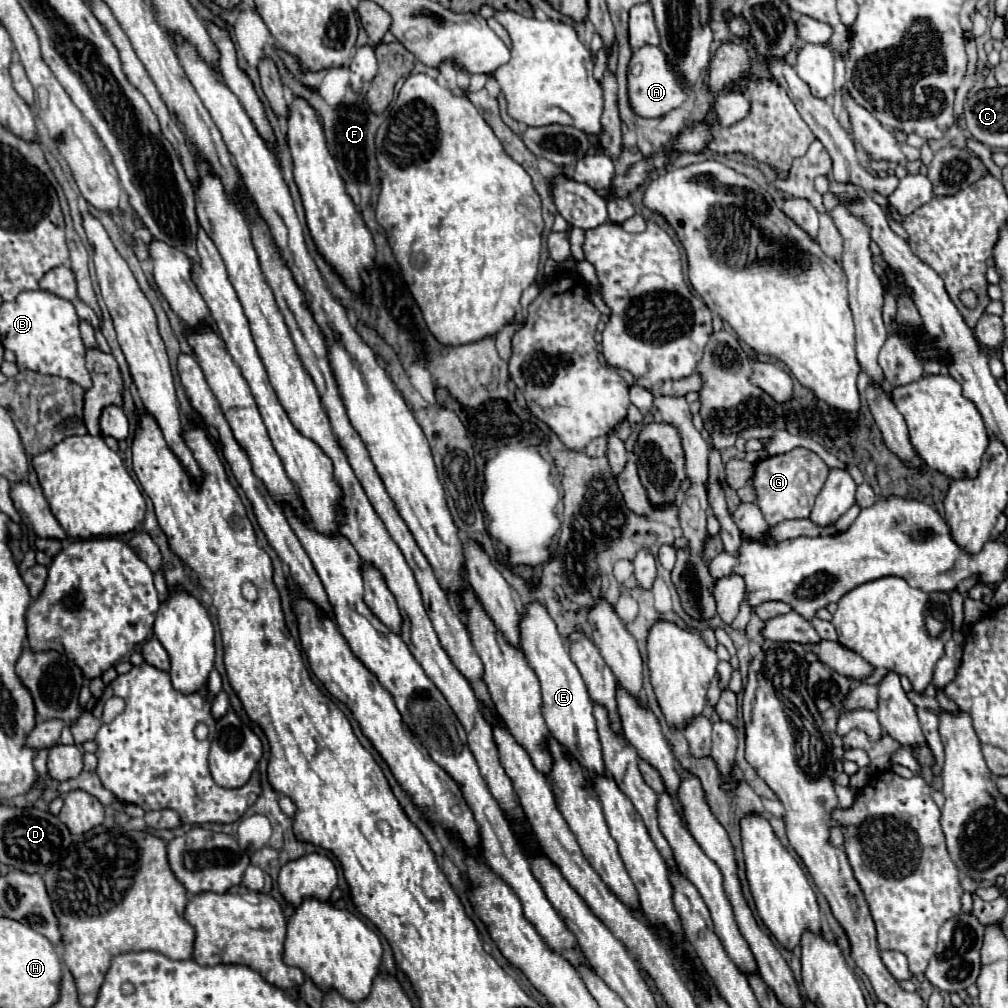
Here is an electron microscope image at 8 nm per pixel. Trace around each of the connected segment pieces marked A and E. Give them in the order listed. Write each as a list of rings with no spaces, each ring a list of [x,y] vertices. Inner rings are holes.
[[[645,45],[641,49],[635,49],[631,65],[637,65],[637,63],[641,63],[643,71],[639,75],[629,73],[629,101],[637,115],[663,117],[671,109],[677,109],[691,95],[691,87],[685,83],[685,79],[681,77],[677,67],[669,61],[669,57],[665,55],[663,49],[655,47],[655,45]]]
[[[531,601],[529,605],[525,605],[521,613],[519,635],[521,635],[521,649],[525,651],[527,661],[541,683],[541,695],[543,695],[541,711],[545,713],[545,723],[549,727],[549,733],[569,749],[569,753],[587,771],[587,777],[591,777],[593,773],[603,773],[605,767],[601,759],[601,743],[599,743],[595,719],[591,713],[593,703],[589,701],[585,683],[579,675],[577,665],[569,657],[569,651],[565,647],[561,633],[553,625],[553,619],[549,617],[541,601]]]

